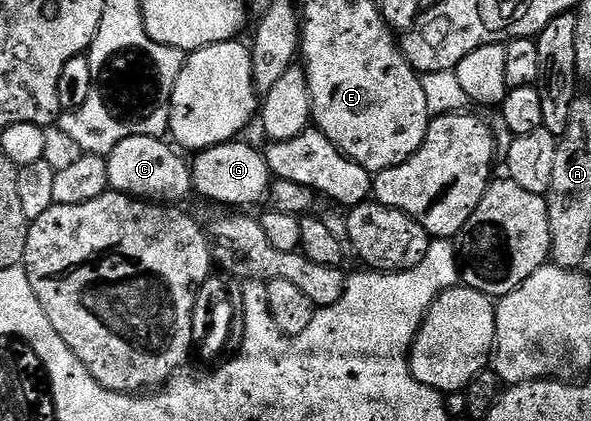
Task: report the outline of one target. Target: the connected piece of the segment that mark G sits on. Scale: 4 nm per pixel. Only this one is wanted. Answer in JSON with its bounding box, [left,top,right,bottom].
[190,139,272,210]

